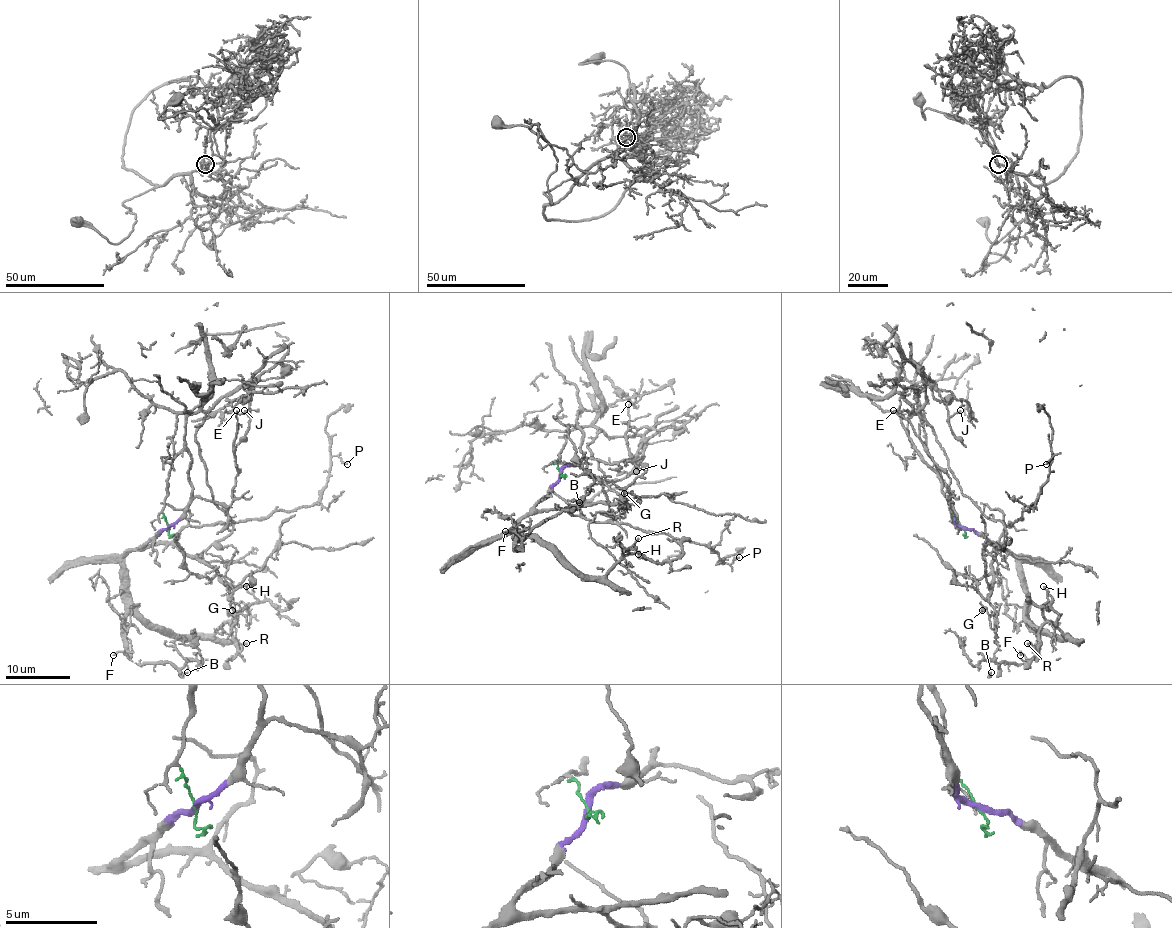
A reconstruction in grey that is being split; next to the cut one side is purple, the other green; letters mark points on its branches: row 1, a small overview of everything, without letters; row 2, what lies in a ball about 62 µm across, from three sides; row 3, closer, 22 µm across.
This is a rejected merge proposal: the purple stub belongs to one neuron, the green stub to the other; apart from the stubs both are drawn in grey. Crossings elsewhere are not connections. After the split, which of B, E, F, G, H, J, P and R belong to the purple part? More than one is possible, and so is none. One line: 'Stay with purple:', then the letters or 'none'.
Stay with purple: B, E, F, G, H, P, R

